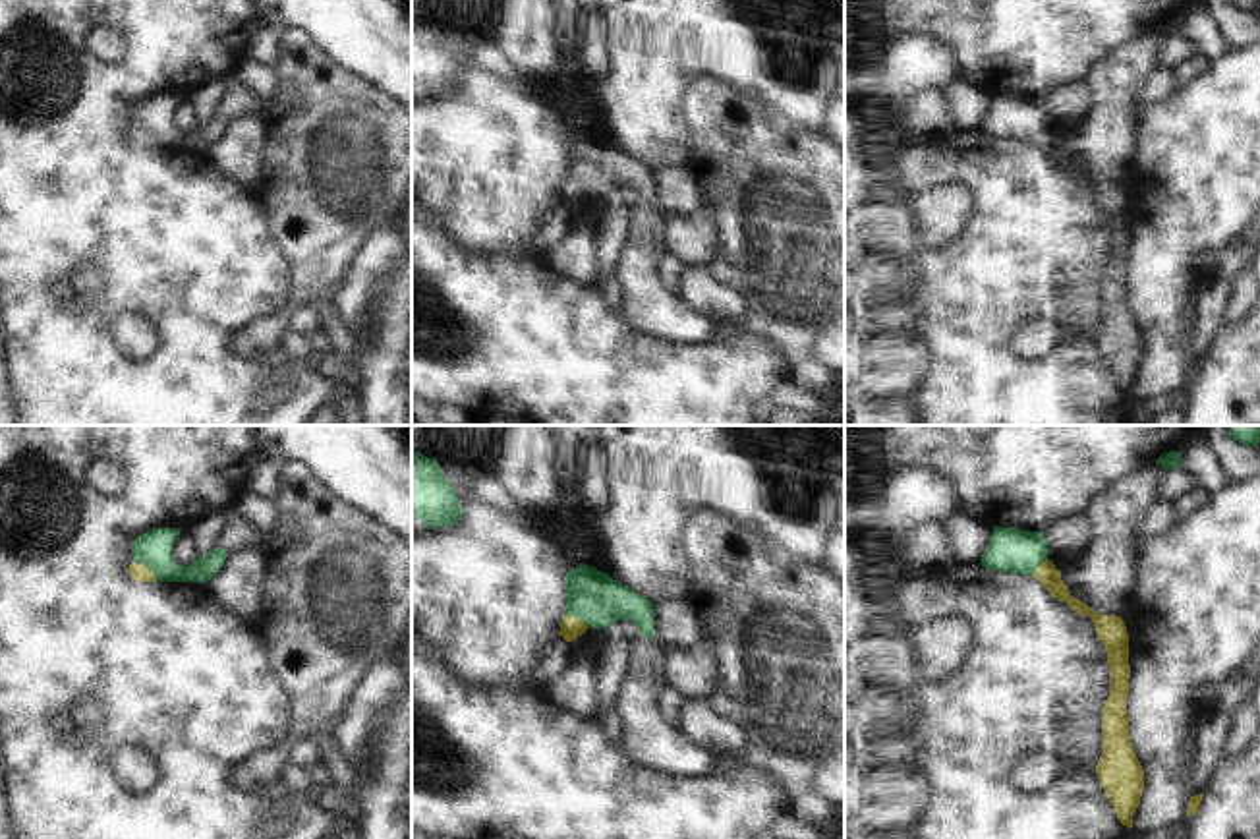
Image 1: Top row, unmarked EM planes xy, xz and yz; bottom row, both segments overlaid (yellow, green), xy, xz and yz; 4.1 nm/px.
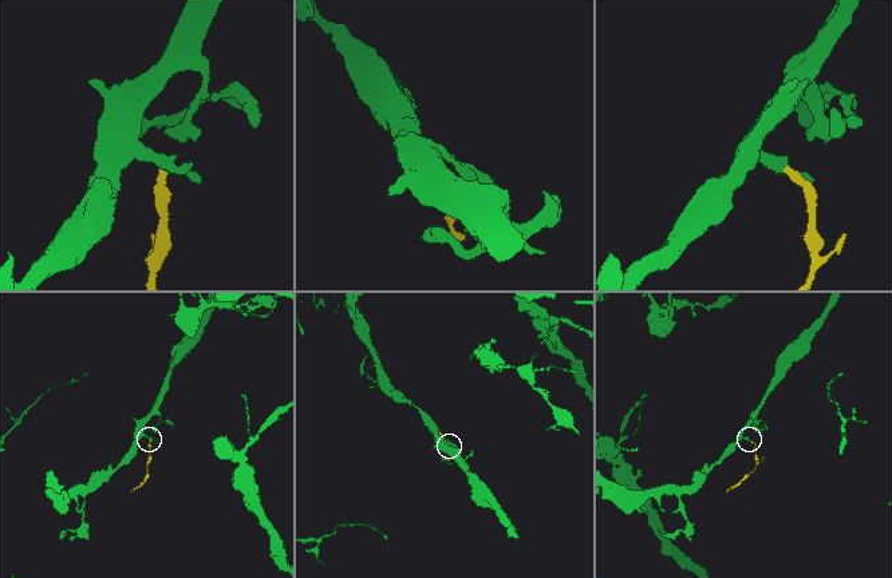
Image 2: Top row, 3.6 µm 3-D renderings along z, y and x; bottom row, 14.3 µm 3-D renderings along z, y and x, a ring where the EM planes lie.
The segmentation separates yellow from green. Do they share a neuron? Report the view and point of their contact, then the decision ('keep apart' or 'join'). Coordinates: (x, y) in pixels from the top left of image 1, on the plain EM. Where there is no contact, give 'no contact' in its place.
meets yellow in xy at (145, 134); join

